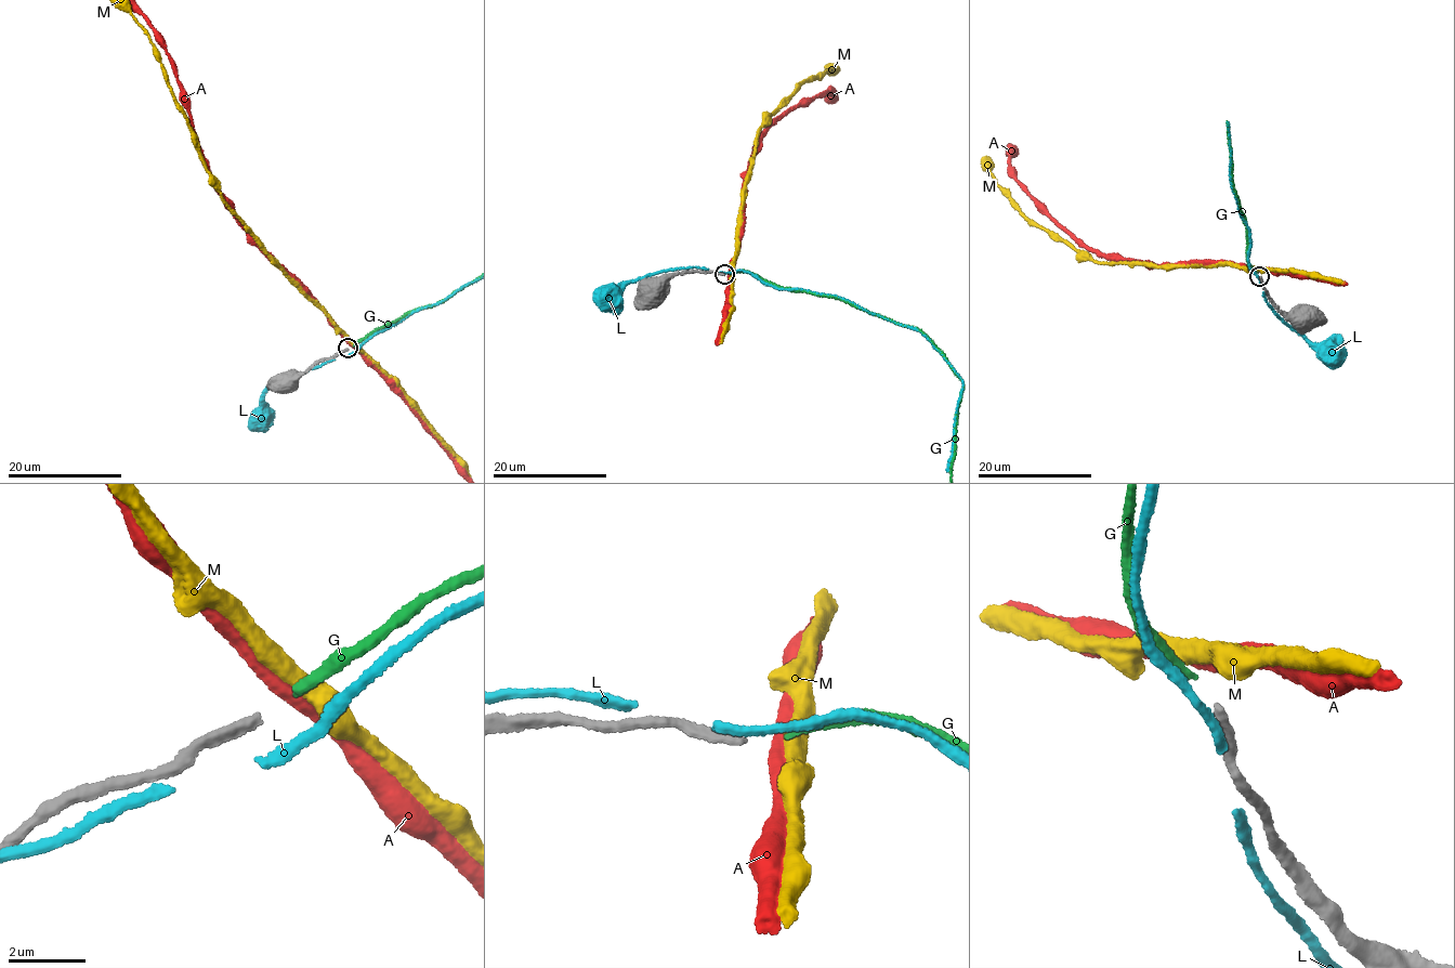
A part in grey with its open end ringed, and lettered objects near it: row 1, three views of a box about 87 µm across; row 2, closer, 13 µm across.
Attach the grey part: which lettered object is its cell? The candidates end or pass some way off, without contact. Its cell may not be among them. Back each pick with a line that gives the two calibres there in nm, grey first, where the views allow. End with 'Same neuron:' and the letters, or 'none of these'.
G: Thickness 260 nm (grey) against 260 nm
Same neuron: G

